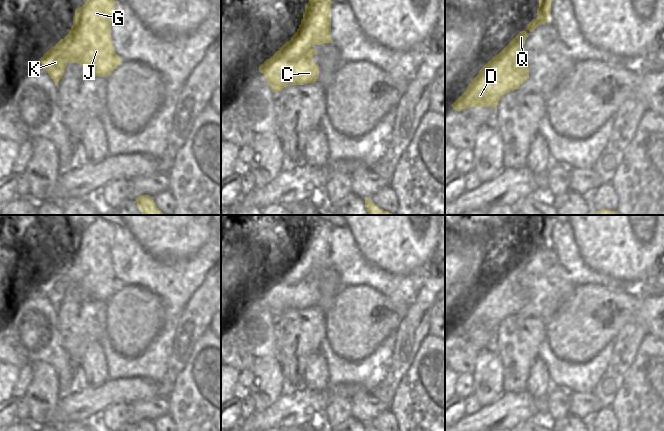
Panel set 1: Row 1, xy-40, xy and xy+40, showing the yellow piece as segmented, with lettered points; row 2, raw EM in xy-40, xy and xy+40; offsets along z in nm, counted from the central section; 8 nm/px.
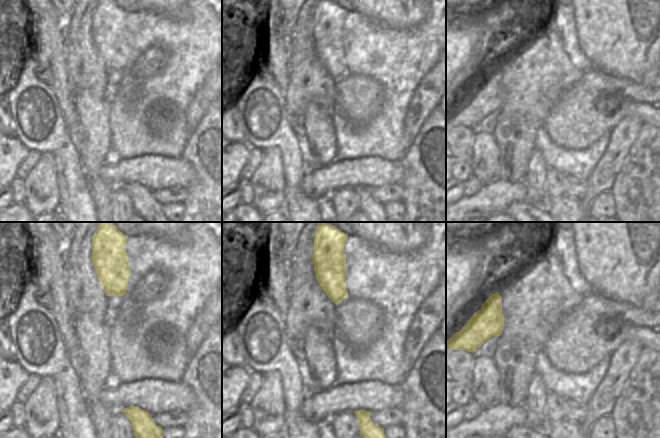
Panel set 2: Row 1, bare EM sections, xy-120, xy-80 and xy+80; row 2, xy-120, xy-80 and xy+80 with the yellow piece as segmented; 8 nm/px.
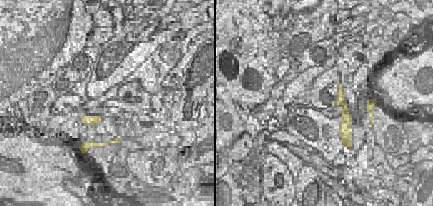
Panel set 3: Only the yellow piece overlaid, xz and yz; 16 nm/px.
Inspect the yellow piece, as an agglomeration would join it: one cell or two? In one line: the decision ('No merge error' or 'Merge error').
No merge error.

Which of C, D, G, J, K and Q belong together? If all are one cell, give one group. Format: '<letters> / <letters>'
C D G J K Q

